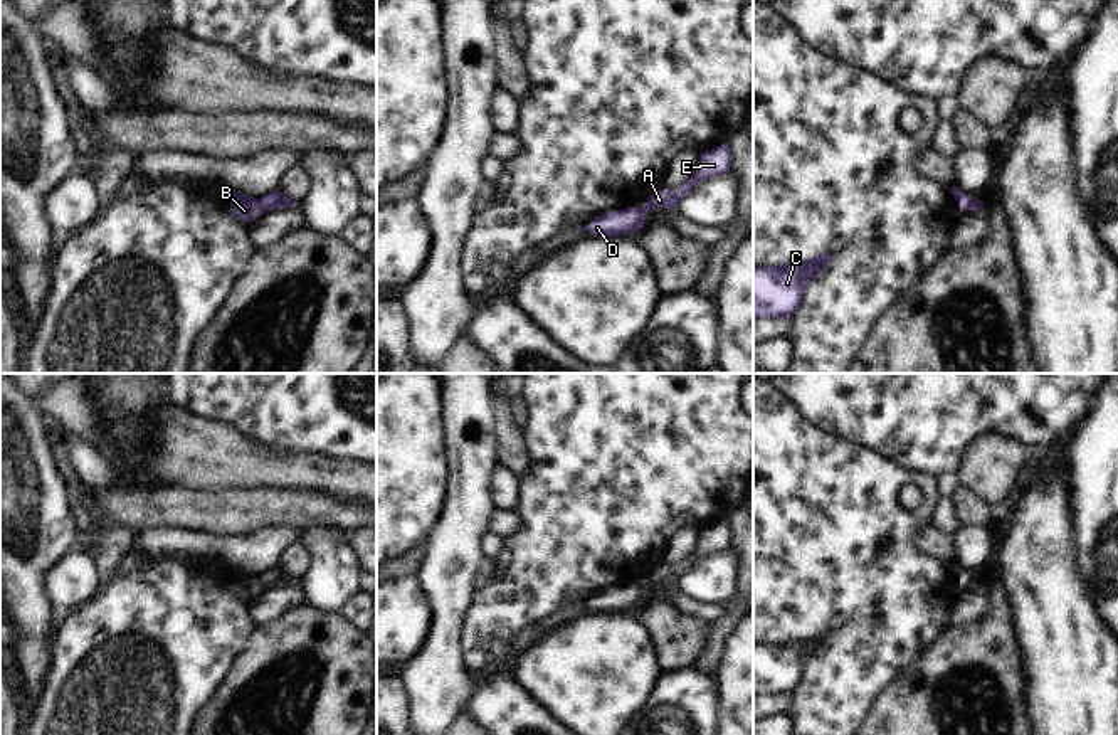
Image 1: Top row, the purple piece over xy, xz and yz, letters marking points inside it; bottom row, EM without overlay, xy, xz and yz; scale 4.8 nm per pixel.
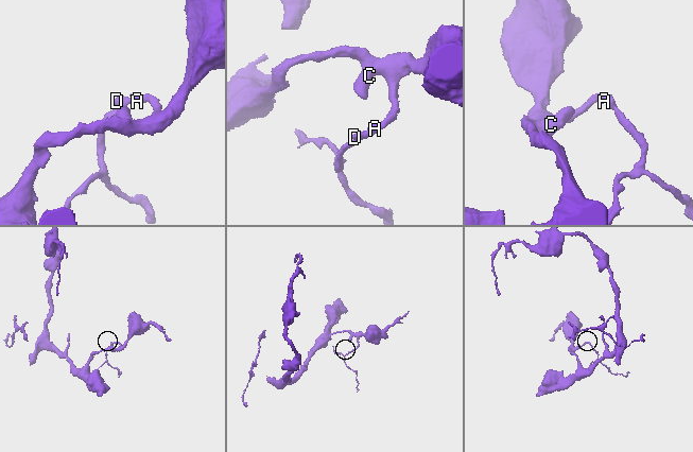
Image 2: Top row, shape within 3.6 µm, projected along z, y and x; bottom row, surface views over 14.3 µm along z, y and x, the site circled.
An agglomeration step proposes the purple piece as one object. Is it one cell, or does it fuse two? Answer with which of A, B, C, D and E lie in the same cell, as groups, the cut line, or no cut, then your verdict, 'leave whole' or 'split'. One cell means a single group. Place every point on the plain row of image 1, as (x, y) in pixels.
A C E / B D | xy (259, 576), (266, 586) | split

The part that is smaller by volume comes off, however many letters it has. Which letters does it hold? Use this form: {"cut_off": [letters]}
{"cut_off": ["B", "D"]}

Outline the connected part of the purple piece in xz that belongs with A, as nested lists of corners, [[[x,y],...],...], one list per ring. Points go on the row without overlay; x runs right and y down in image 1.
[[[725,520],[713,526],[701,530],[701,538],[696,552],[681,562],[679,565],[662,565],[647,574],[647,579],[642,585],[644,592],[656,585],[678,585],[684,574],[703,557],[709,553],[720,553],[730,548],[731,545],[731,525]]]

